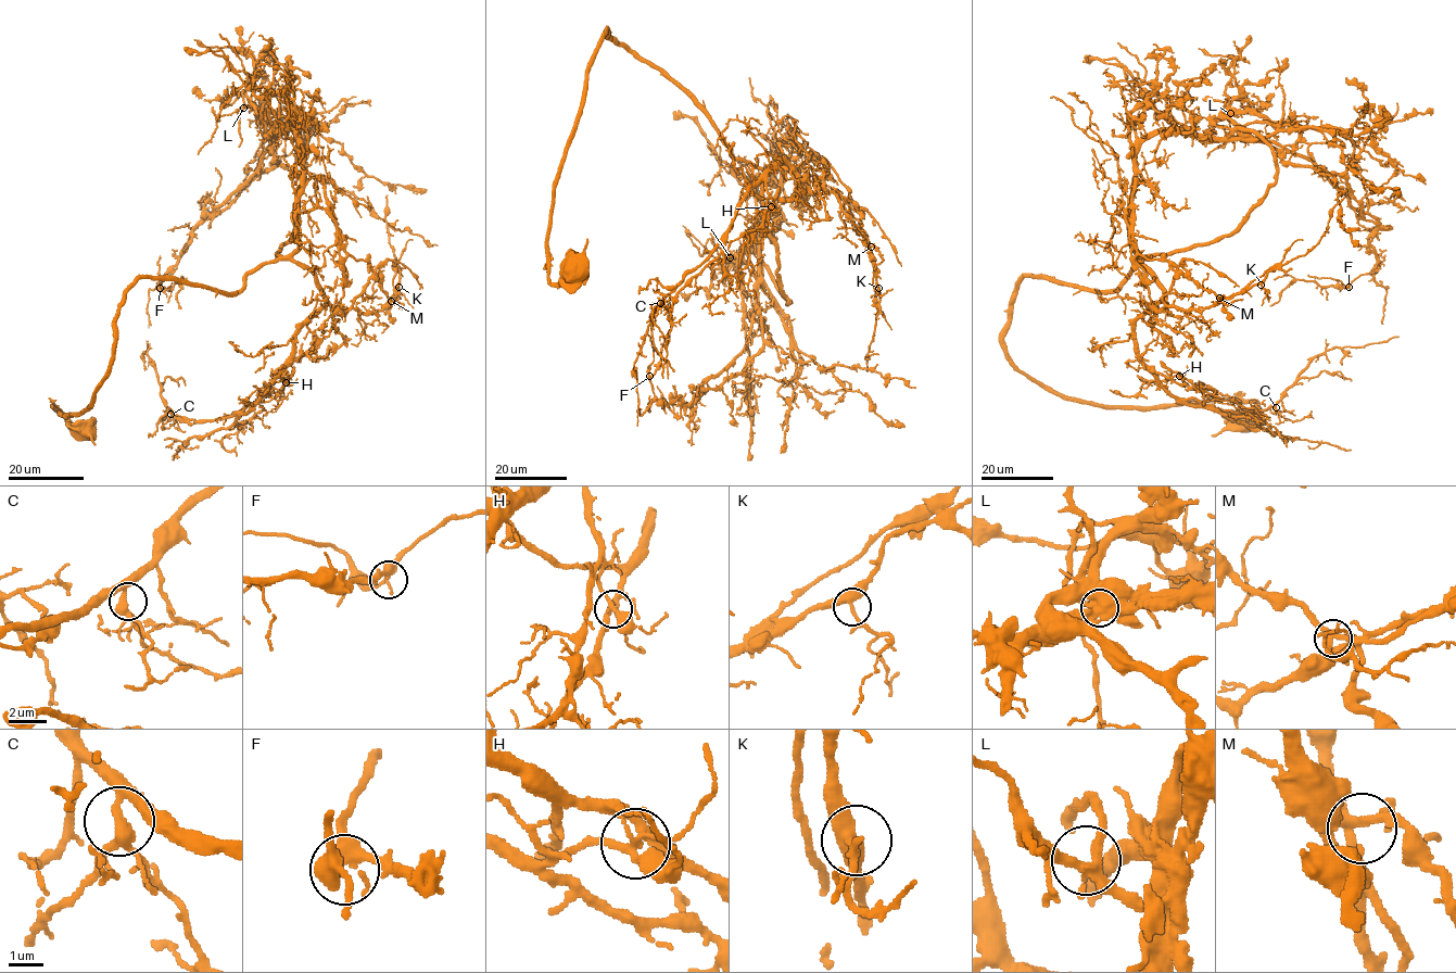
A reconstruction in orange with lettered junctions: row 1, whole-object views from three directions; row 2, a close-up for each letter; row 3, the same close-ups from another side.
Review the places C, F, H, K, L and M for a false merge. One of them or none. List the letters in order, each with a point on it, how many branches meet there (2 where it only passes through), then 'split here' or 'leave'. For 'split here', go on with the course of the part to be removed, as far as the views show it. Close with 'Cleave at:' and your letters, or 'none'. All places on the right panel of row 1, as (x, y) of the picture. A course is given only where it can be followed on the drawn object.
C: (1276, 407) | 5 | leave
F: (1349, 287) | 4 | leave
H: (1179, 376) | 5 | split here | (1179, 376), (1203, 394), (1239, 407), (1250, 417)
K: (1261, 285) | 4 | leave
L: (1230, 113) | 5 | leave
M: (1219, 298) | 5 | leave
Cleave at: H

